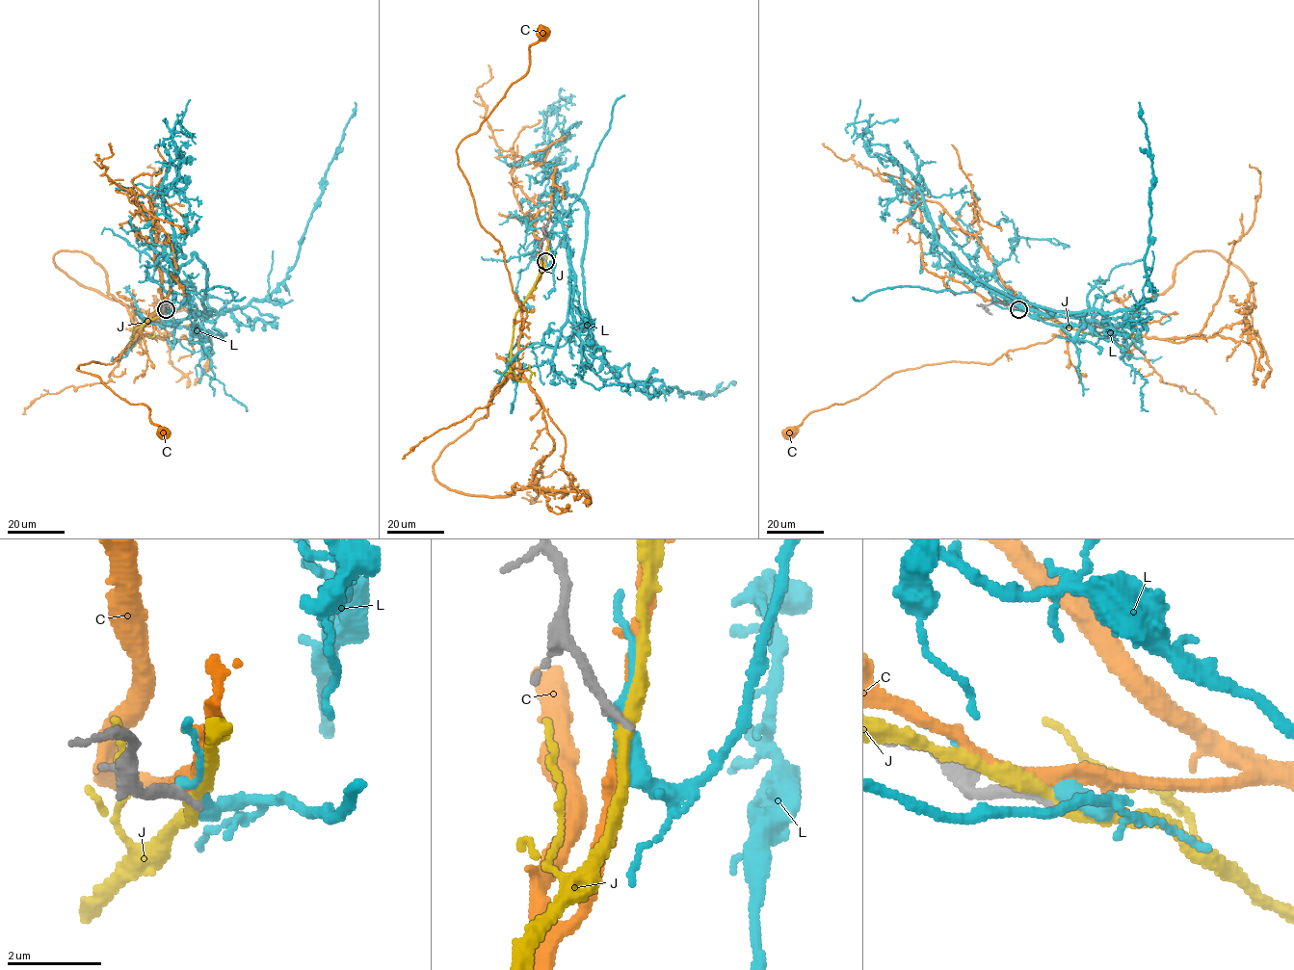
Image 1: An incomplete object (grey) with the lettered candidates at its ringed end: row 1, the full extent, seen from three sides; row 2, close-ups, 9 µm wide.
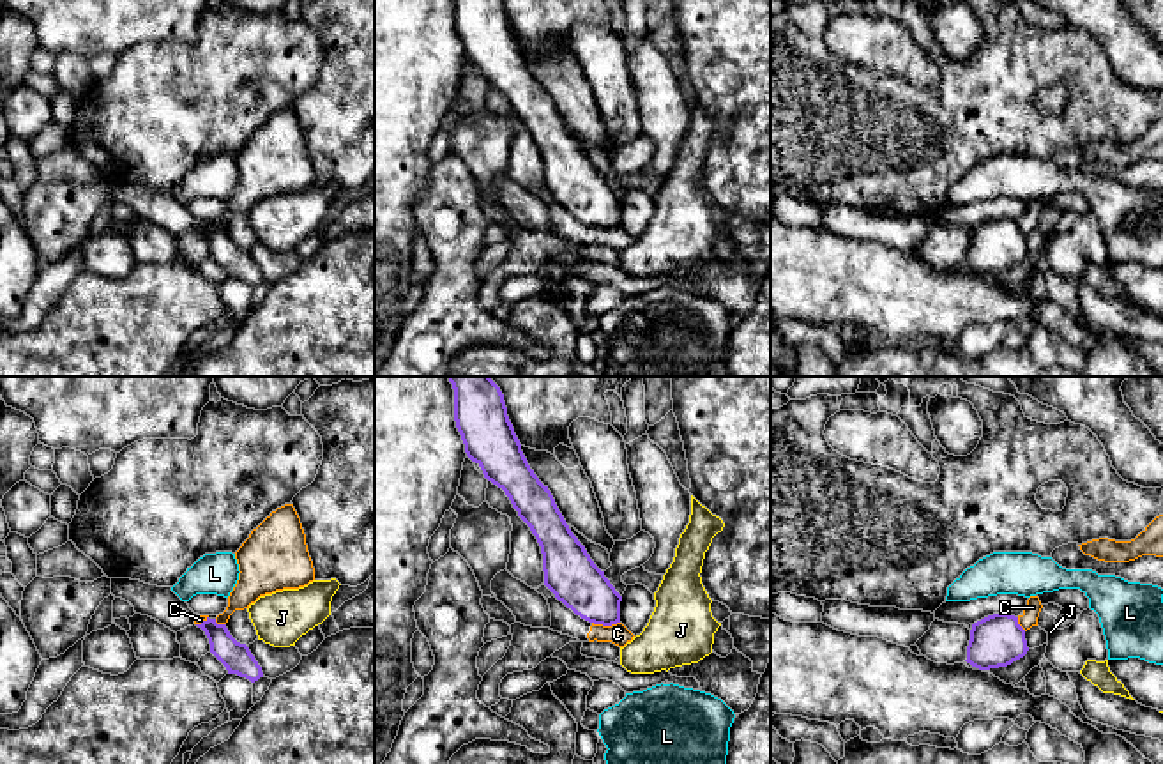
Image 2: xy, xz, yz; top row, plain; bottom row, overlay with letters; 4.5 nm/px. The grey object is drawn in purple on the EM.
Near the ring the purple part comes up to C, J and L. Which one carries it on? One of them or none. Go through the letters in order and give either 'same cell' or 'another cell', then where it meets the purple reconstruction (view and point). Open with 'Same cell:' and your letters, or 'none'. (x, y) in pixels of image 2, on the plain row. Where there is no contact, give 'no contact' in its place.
Same cell: none
C: another cell; meets purple in xz at (607, 229)
J: another cell; no contact
L: another cell; no contact

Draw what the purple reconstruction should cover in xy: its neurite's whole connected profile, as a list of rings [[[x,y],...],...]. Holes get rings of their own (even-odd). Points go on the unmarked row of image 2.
[[[205,223],[201,232],[209,242],[210,256],[226,271],[228,278],[237,278],[251,286],[263,281],[262,271],[251,258],[246,248],[237,246],[226,228],[217,228],[216,223]]]

